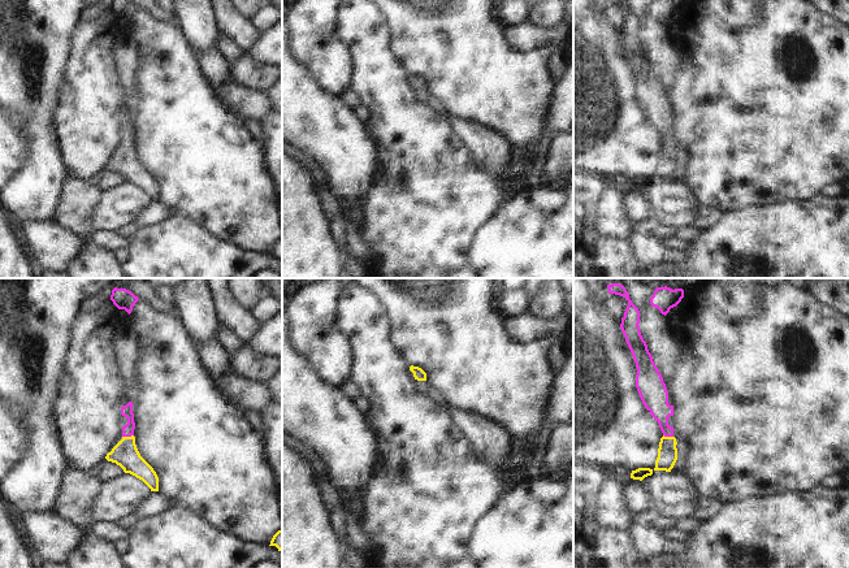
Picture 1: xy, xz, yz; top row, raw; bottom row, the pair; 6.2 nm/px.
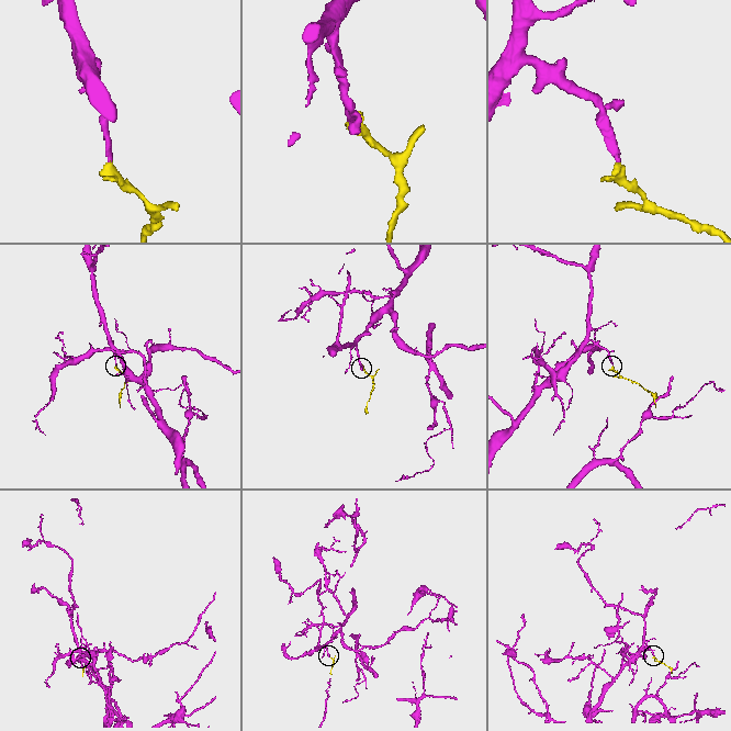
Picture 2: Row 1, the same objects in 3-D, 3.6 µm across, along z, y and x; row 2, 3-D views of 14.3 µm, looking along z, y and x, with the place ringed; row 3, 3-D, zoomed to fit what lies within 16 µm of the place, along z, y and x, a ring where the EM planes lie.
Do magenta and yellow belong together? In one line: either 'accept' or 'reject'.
accept

